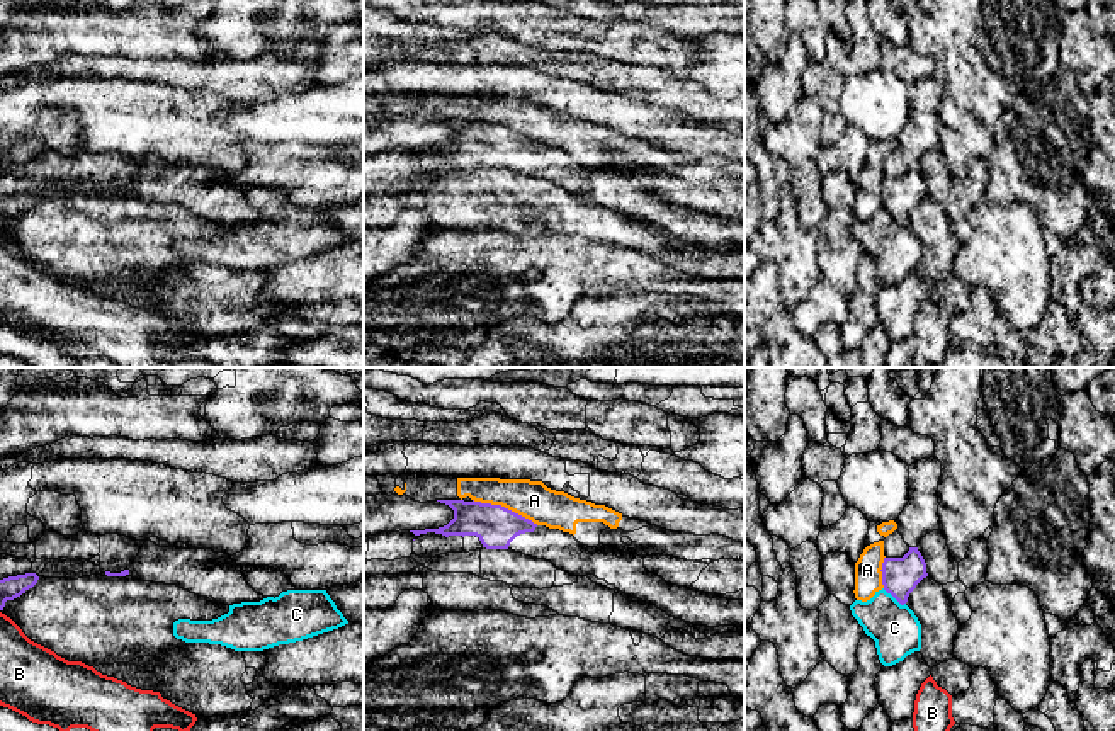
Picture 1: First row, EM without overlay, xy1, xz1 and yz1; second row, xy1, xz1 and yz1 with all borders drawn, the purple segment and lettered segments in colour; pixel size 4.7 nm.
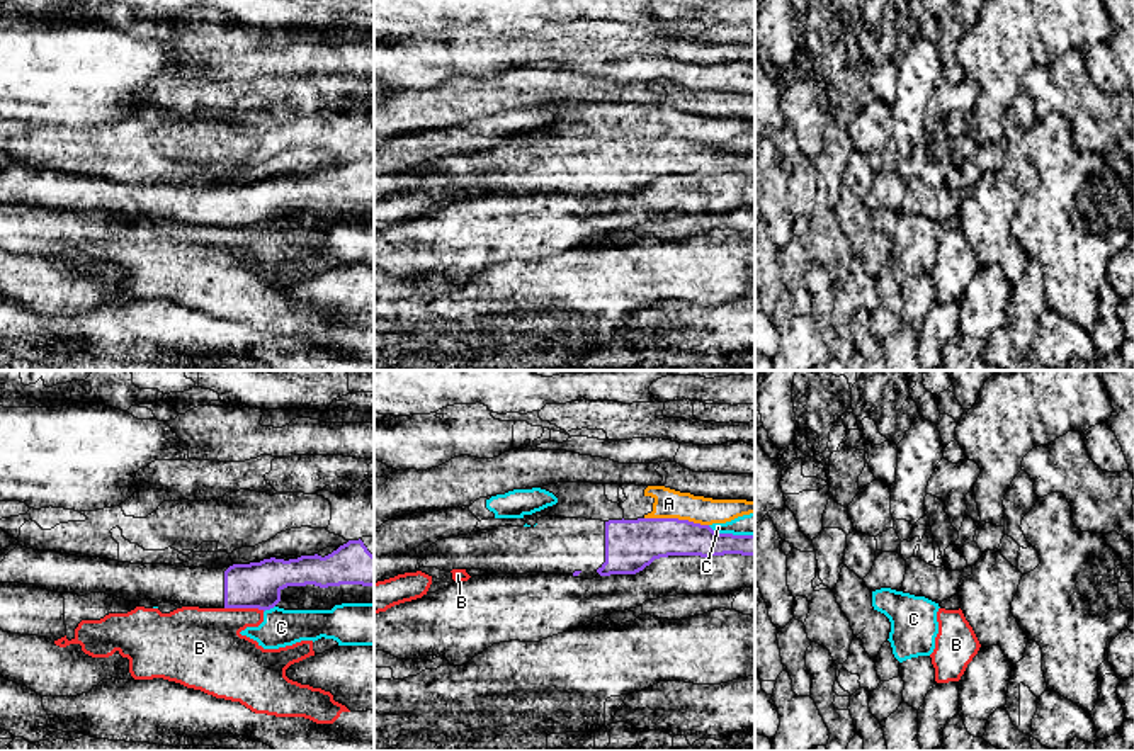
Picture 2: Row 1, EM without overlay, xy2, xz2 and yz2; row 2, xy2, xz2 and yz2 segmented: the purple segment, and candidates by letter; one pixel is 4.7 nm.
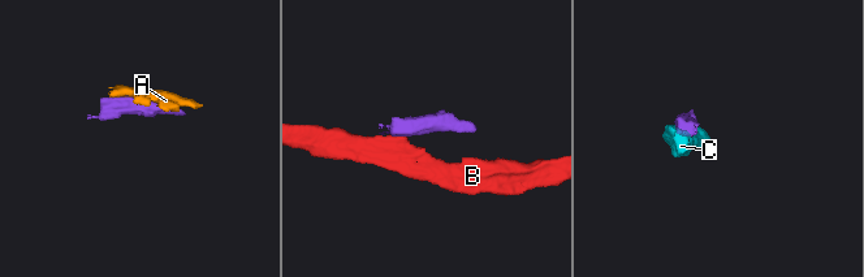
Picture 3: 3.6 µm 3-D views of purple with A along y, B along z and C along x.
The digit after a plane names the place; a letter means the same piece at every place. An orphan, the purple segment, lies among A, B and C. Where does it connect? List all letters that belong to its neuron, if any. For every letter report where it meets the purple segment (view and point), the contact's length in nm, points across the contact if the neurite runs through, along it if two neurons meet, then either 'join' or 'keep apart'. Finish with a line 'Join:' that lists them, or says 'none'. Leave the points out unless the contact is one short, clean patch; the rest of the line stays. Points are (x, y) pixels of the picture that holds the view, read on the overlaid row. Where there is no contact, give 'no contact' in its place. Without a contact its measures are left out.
A: xz1 (503, 507) | 340 nm | keep apart
B: xy2 (245, 607) | 190 nm | along xy2 (225, 607), (257, 607), (264, 610) | keep apart
C: yz1 (894, 597) | 130 nm | keep apart
Join: none

